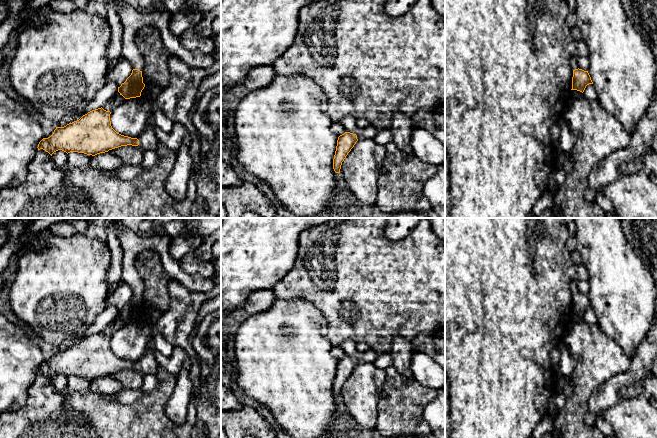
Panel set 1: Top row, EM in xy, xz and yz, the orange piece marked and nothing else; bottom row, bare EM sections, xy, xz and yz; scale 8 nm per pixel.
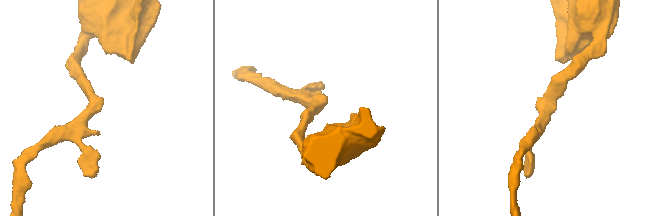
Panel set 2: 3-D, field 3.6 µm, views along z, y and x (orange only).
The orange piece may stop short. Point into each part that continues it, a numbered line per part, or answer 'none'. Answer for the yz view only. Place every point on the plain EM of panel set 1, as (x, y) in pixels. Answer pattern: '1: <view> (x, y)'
1: yz (574, 289)

